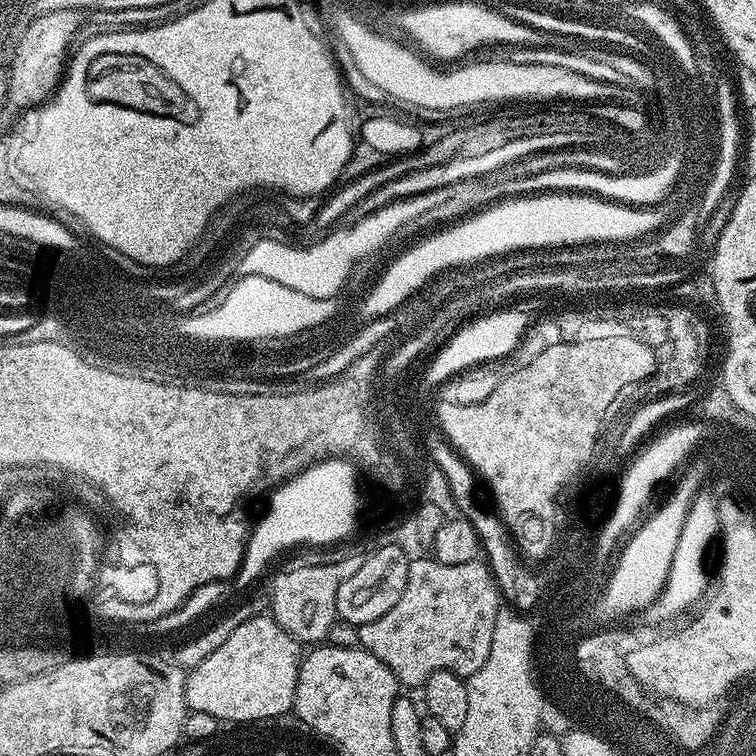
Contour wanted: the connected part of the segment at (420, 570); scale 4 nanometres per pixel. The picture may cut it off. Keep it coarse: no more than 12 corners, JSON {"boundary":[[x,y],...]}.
{"boundary":[[409,559],[359,647],[404,687],[473,676],[502,597],[479,559]]}

